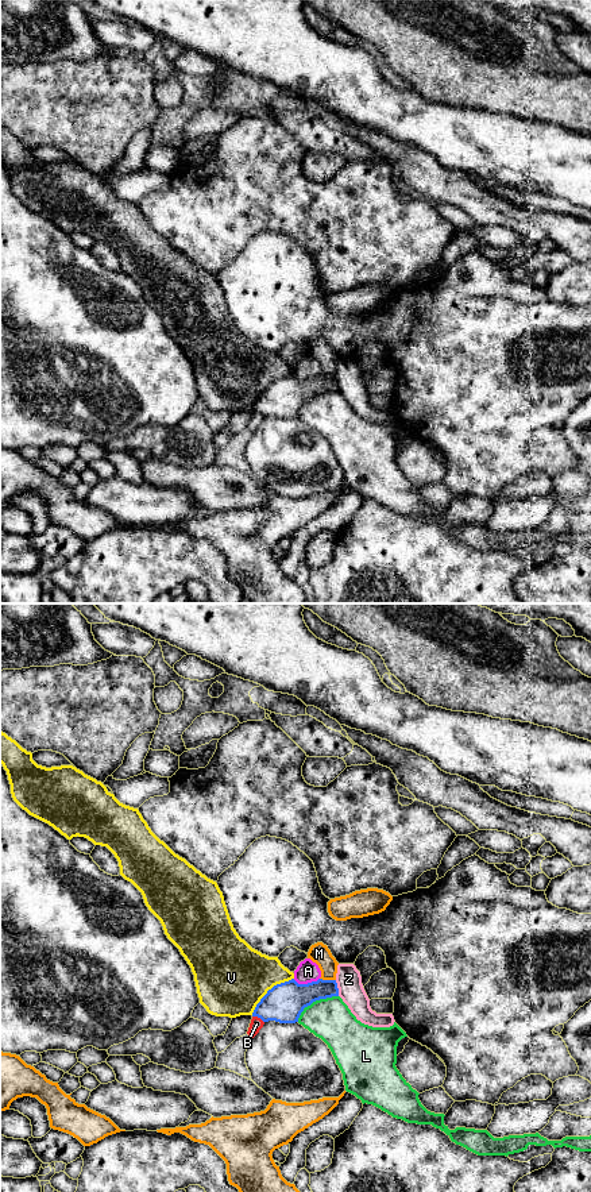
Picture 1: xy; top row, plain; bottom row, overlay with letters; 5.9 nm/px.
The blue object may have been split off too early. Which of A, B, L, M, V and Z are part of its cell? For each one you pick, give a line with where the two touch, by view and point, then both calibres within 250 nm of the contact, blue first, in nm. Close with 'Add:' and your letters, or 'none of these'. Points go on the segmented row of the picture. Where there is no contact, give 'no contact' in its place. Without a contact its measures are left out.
Add: none of these

